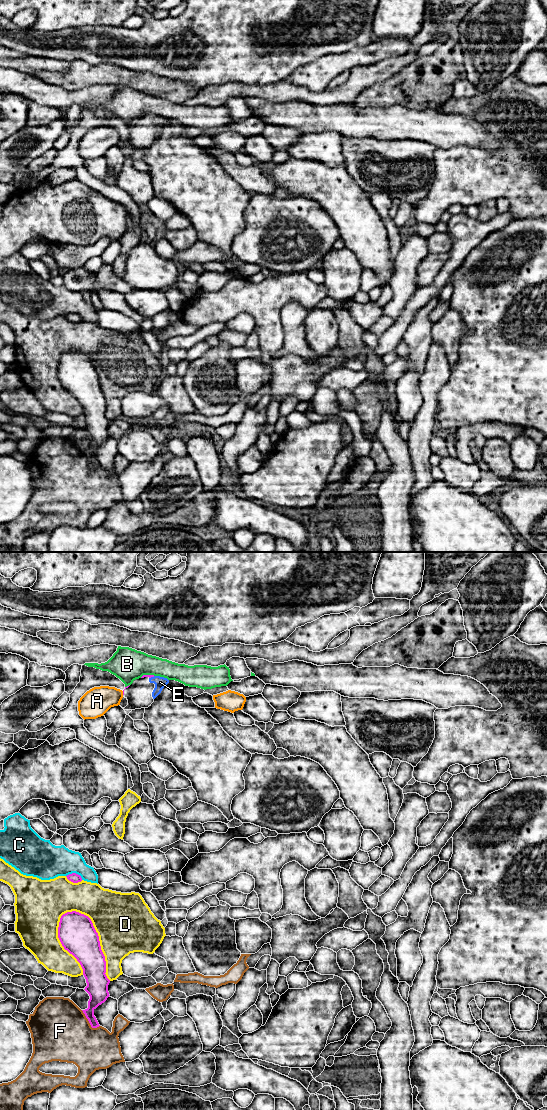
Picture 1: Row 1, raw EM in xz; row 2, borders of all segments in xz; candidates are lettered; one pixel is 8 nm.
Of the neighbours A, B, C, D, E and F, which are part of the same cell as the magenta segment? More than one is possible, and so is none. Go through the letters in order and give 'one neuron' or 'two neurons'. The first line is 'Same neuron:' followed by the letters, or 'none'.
Same neuron: E
A: two neurons
B: two neurons
C: two neurons
D: two neurons
E: one neuron
F: two neurons

